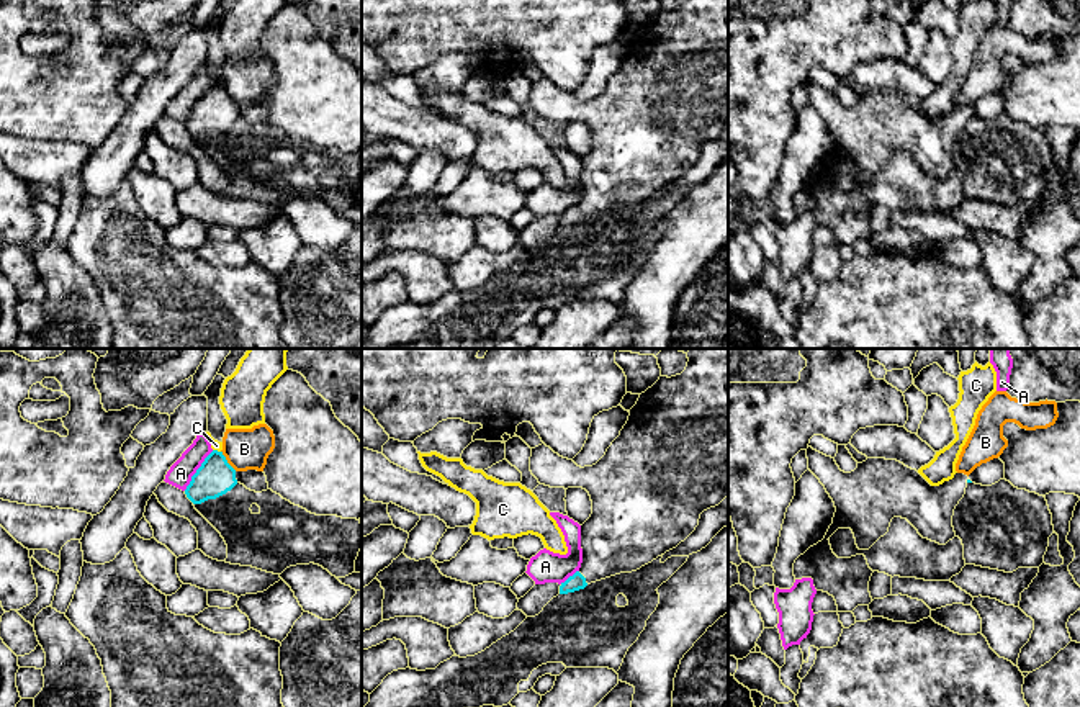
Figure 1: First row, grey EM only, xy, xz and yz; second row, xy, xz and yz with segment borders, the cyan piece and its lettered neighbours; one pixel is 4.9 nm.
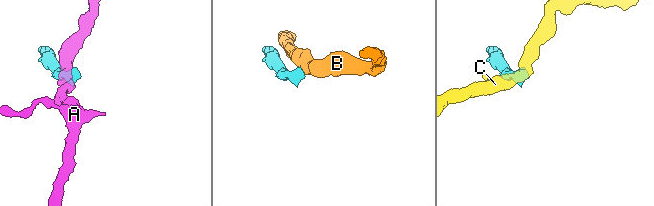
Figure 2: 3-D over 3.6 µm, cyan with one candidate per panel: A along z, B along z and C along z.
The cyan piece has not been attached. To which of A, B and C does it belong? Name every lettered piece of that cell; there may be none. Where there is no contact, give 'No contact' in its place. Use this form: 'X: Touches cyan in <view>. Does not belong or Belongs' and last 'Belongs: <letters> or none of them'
A: Touches cyan in xy. Does not belong
B: Touches cyan in xy. Does not belong
C: Touches cyan in xy. Does not belong
Belongs: none of them

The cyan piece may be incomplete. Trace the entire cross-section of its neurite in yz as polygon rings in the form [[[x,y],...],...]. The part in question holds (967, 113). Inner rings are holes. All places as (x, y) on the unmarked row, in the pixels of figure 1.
[[[812,80],[807,82],[808,103],[820,113],[835,136],[836,146],[825,172],[810,180],[794,196],[795,213],[812,211],[817,224],[835,231],[838,245],[853,245],[857,239],[872,236],[869,214],[872,203],[864,188],[838,191],[830,178],[830,170],[838,162],[851,162],[859,183],[869,183],[880,170],[889,165],[893,151],[907,152],[923,172],[946,178],[956,170],[952,160],[954,142],[965,128],[967,108],[956,106],[952,113],[939,119],[931,119],[916,103],[905,100],[897,93],[867,92],[857,97],[851,106],[844,106],[835,92],[826,90]]]

